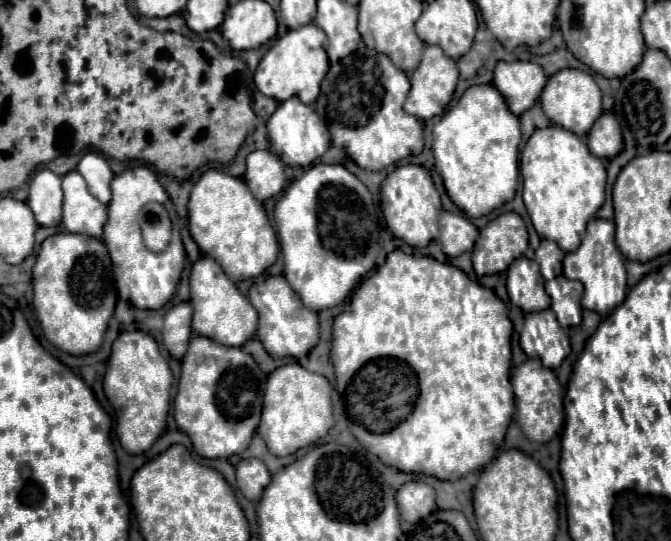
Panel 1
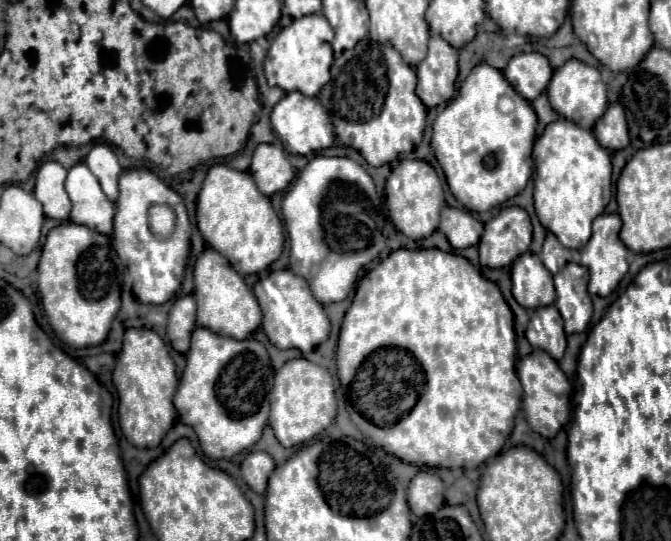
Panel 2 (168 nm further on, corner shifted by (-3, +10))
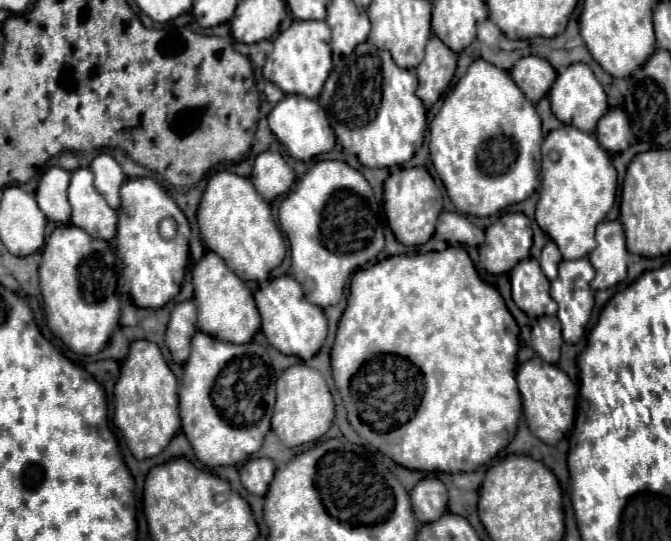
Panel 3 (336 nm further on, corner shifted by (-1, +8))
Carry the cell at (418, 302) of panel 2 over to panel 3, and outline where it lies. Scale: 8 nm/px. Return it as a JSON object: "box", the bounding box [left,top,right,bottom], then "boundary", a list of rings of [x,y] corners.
{"box":[332,246,522,472],"boundary":[[[448,246],[442,252],[428,252],[428,254],[412,254],[412,256],[390,256],[370,268],[362,268],[352,276],[350,282],[350,296],[348,306],[340,318],[336,342],[332,348],[332,376],[336,382],[336,388],[340,390],[342,402],[346,410],[352,410],[356,416],[370,426],[372,432],[386,436],[388,442],[378,446],[378,450],[386,456],[390,456],[396,464],[408,468],[408,470],[424,470],[424,472],[472,472],[492,460],[502,448],[508,446],[508,442],[514,438],[520,410],[522,410],[522,398],[518,394],[516,386],[516,368],[518,352],[518,326],[512,314],[508,312],[500,292],[482,282],[476,274],[476,268],[468,256],[468,252],[460,246]]]}

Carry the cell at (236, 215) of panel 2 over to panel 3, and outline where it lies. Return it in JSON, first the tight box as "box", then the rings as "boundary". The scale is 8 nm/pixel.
{"box":[198,172,286,280],"boundary":[[[232,172],[214,174],[198,208],[198,226],[208,250],[222,256],[226,266],[242,280],[264,280],[286,256],[286,244],[272,218],[270,204],[254,190],[250,178]]]}

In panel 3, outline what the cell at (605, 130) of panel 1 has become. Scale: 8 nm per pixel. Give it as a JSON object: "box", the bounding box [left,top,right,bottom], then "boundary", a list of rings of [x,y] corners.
{"box":[596,108,630,154],"boundary":[[[610,108],[598,122],[596,138],[610,154],[624,152],[630,146],[630,124],[622,108]]]}

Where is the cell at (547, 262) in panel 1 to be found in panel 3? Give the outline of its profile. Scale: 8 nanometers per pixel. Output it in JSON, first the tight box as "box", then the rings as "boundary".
{"box":[540,242,562,280],"boundary":[[[548,242],[542,250],[542,258],[540,258],[540,266],[542,272],[548,276],[548,280],[554,280],[558,276],[558,264],[562,262],[562,254],[558,250],[558,246],[554,242]]]}

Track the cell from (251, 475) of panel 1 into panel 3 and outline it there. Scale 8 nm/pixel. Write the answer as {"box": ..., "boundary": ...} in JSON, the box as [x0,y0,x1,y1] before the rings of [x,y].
{"box":[240,458,274,496],"boundary":[[[252,458],[240,468],[242,486],[256,496],[266,494],[272,476],[274,476],[274,462],[270,458]]]}

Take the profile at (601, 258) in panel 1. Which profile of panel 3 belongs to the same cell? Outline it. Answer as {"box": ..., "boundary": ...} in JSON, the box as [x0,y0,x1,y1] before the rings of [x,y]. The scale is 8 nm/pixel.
{"box":[590,222,628,290],"boundary":[[[602,222],[596,228],[596,248],[590,252],[590,262],[596,270],[590,282],[592,290],[606,290],[626,278],[628,250],[624,228],[620,222]]]}

